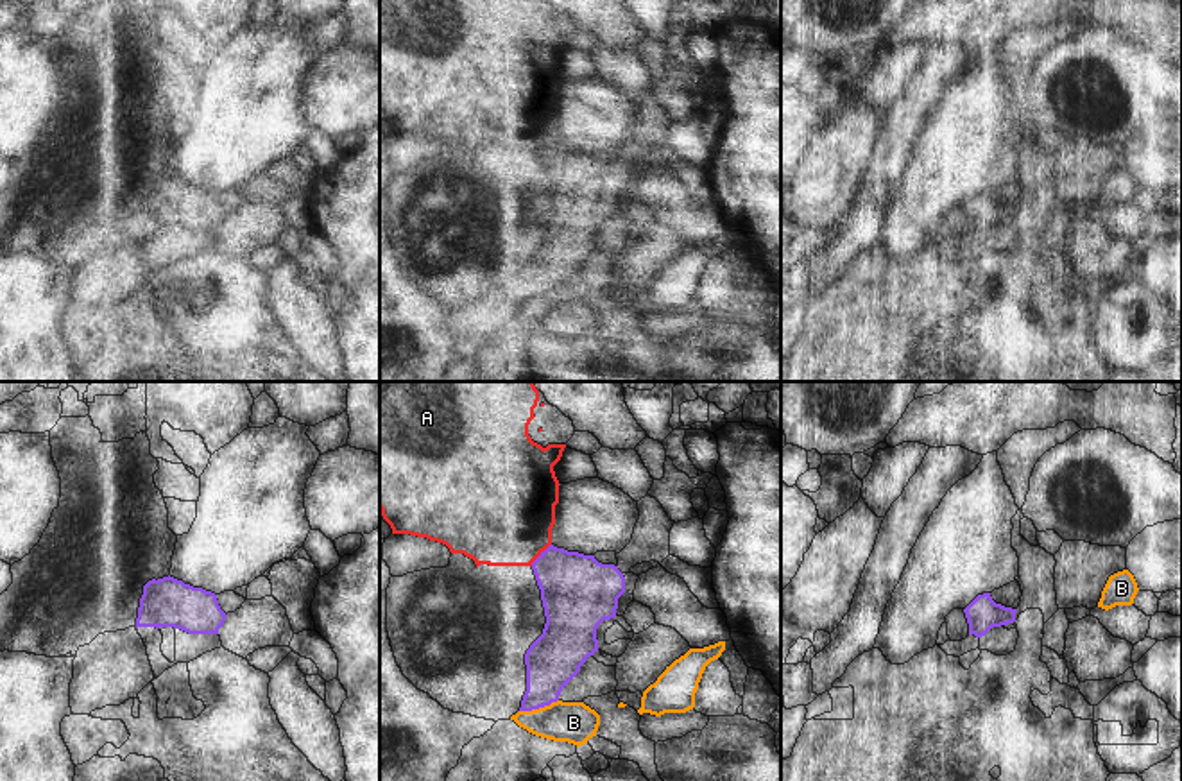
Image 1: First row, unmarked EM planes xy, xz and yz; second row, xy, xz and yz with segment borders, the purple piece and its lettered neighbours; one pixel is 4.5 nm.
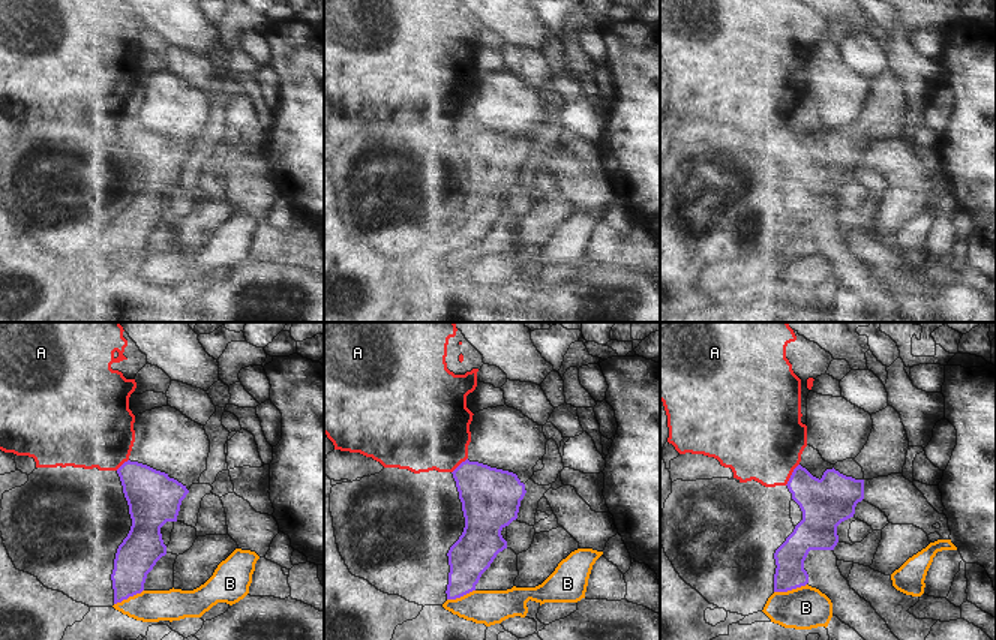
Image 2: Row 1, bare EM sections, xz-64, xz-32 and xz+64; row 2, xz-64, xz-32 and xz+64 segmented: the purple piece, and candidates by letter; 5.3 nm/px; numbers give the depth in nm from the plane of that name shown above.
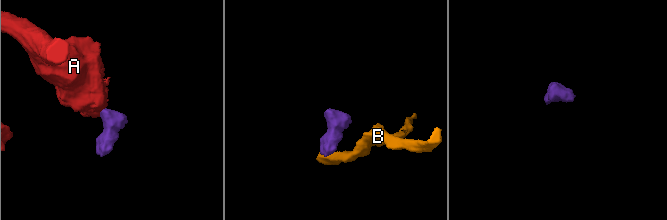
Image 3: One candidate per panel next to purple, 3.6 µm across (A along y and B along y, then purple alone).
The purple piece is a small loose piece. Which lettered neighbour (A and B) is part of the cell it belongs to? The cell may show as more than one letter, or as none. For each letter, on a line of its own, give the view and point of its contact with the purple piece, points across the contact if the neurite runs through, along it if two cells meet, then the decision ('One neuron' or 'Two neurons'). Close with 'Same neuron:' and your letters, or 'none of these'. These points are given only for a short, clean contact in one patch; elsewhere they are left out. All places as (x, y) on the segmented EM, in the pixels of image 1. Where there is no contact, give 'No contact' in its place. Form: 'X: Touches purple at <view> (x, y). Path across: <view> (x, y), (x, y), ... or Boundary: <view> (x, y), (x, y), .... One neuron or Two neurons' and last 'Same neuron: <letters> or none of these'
A: Touches purple at xz (541, 554). Boundary: xz (550, 543), (531, 565). Two neurons
B: Touches purple at xz (538, 708). Boundary: xz (557, 699), (520, 712). Two neurons
Same neuron: none of these.

